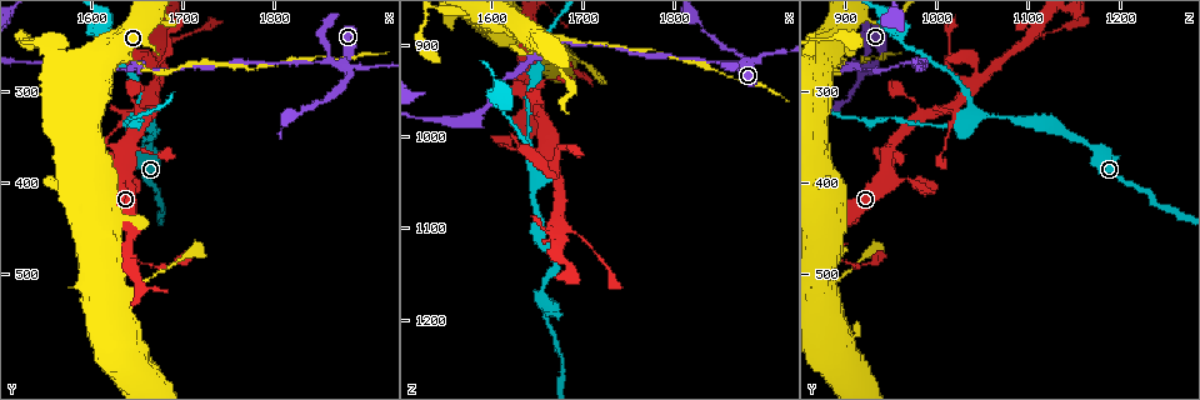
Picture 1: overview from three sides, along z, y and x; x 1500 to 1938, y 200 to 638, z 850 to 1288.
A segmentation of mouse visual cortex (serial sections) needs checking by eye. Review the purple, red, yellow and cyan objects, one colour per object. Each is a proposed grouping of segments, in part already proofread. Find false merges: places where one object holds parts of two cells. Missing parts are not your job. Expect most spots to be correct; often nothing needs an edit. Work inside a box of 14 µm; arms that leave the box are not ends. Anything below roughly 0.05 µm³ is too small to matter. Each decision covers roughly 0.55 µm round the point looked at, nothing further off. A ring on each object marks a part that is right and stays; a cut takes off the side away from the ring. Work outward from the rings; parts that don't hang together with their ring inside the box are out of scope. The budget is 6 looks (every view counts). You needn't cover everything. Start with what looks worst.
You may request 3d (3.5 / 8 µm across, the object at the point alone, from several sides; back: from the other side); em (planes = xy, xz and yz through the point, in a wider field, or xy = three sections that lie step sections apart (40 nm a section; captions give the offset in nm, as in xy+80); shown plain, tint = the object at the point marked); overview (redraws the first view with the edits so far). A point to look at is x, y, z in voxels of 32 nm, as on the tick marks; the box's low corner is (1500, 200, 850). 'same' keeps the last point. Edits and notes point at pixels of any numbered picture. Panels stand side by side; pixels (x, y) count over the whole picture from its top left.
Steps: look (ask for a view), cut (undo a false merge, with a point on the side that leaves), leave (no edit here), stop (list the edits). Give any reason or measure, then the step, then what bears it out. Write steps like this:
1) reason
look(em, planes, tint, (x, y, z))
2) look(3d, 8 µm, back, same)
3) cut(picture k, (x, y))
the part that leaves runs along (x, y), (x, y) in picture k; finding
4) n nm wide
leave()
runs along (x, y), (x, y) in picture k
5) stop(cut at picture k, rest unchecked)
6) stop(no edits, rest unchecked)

abrupt turn
look(3d, 3.5 µm, (1875, 275, 925))

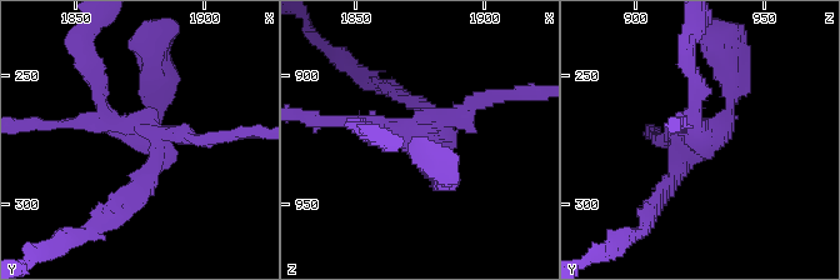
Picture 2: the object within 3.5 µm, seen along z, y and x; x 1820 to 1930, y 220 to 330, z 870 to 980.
cut(picture 2, (200, 139))
the part that leaves runs along (149, 119), (141, 130), (53, 123) in picture 2; two cells meet here

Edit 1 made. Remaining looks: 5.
look(overview)

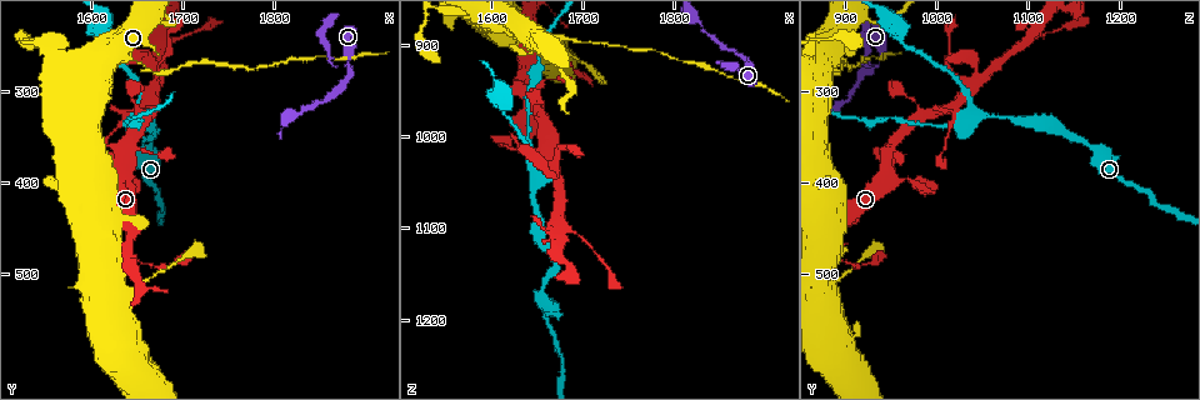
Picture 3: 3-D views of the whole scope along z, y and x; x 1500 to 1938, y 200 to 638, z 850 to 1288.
look(3d, 3.5 µm, (1660, 280, 895))

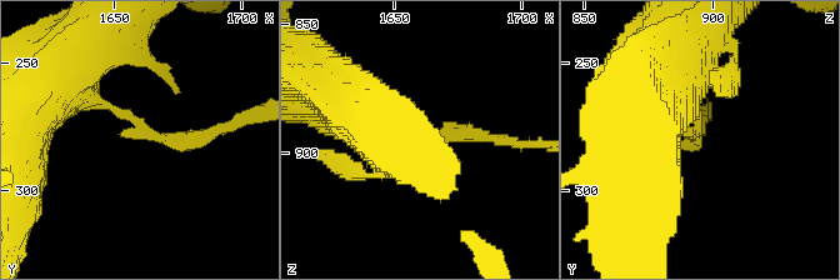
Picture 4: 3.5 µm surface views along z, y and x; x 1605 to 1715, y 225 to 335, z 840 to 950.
shape alone is not enough
look(em, xy, step 3, tint, (1661, 275, 894))

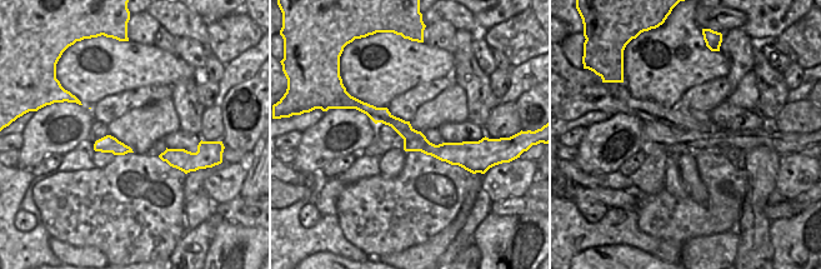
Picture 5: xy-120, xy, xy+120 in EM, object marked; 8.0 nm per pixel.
cut(picture 4, (448, 133))
a second cell is stuck on

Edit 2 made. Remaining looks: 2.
stop(cut at picture 2, cut at picture 4, rest unchecked)

